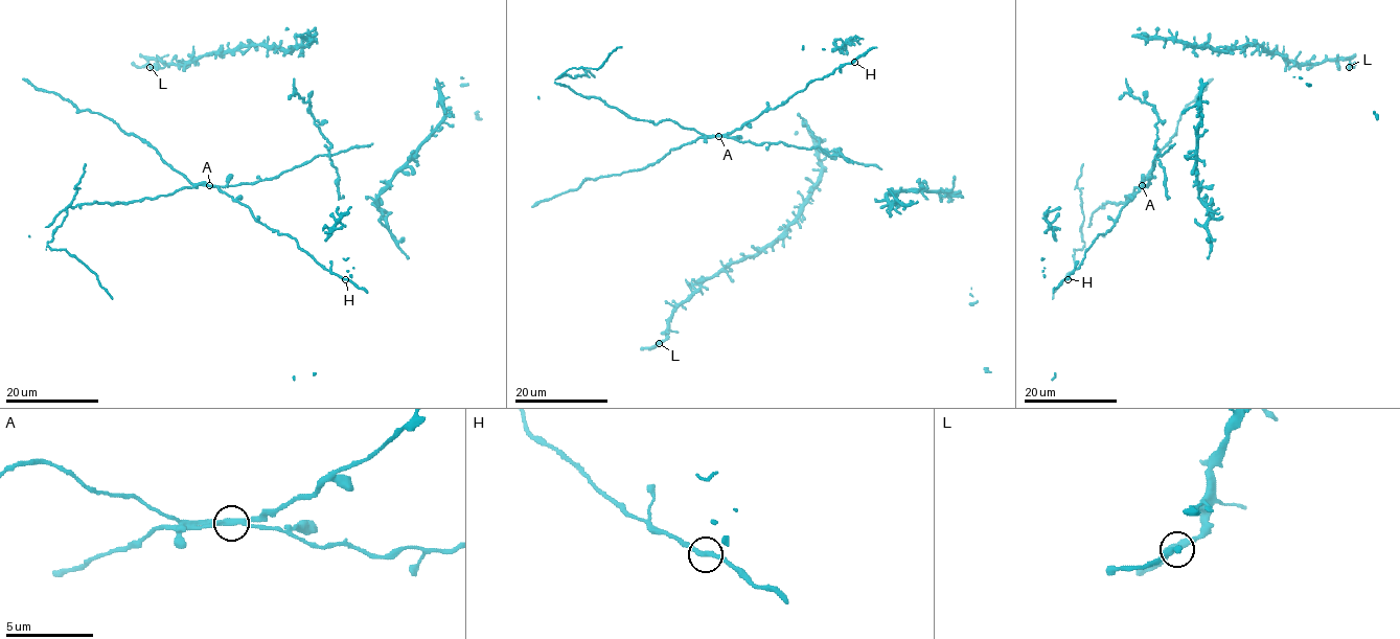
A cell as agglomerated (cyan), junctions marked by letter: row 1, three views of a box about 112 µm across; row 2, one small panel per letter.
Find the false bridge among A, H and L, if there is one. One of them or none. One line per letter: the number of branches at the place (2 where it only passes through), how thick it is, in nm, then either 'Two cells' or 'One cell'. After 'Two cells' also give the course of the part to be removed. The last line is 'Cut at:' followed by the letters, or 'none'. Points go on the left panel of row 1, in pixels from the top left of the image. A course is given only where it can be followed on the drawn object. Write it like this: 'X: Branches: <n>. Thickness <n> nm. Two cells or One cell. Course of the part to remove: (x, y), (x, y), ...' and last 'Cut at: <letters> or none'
A: Branches: 2. Thickness 300 nm. Two cells. Course of the part to remove: (209, 185), (198, 183), (141, 200), (68, 206), (54, 218), (48, 246), (65, 249), (89, 268), (112, 299)
H: Branches: 2. Thickness 280 nm. One cell
L: Branches: 2. Thickness 300 nm. One cell
Cut at: A

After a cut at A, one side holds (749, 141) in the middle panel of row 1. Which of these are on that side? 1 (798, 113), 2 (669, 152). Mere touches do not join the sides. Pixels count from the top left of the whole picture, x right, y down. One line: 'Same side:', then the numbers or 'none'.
Same side: 1

